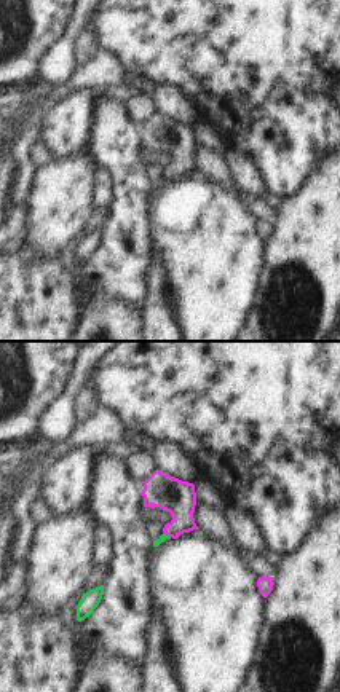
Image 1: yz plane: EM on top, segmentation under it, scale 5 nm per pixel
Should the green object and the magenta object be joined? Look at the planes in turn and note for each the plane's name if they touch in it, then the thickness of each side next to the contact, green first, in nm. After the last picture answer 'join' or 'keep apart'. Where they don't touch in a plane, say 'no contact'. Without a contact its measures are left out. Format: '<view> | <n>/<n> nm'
yz | 40/180 nm

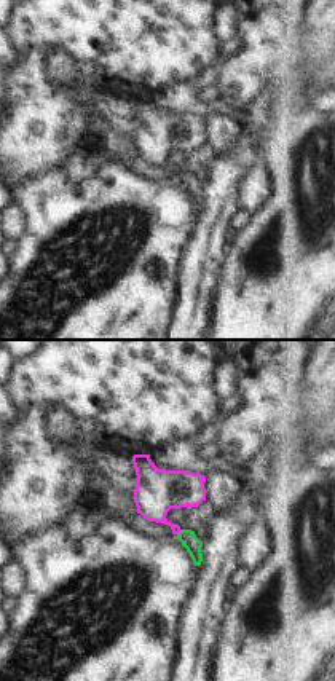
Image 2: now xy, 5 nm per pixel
xy | 90/220 nm

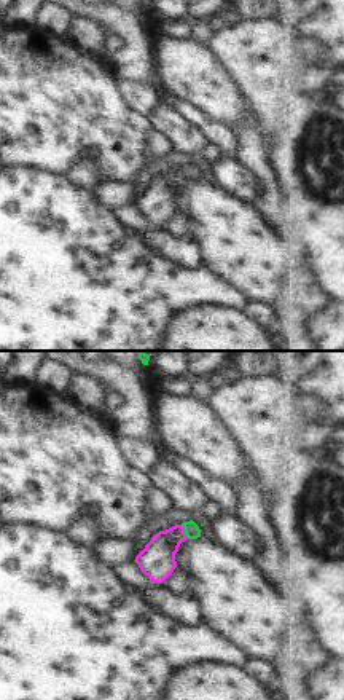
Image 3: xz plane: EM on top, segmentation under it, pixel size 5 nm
xz | 80/180 nm

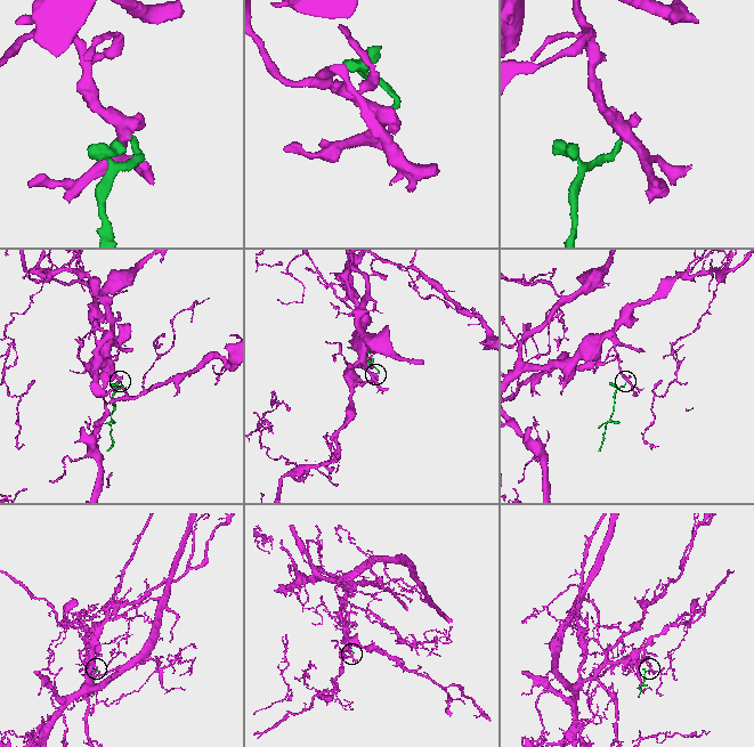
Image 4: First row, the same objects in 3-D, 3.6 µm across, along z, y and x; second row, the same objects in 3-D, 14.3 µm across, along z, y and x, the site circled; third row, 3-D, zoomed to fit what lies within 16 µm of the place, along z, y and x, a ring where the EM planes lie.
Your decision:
join

